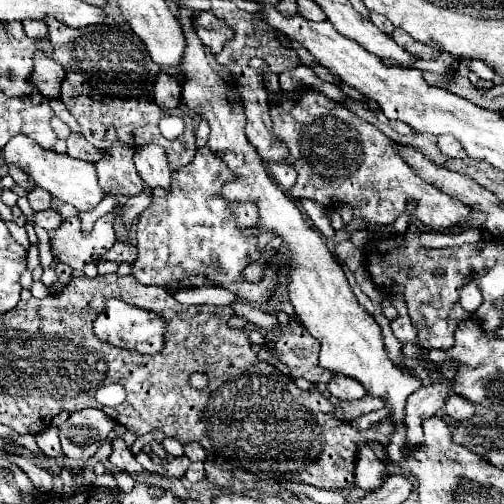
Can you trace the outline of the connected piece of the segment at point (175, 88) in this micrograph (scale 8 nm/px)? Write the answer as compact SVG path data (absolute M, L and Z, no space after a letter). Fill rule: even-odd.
M161 72L153 82L153 98L163 110L173 110L181 102L181 84L177 78Z

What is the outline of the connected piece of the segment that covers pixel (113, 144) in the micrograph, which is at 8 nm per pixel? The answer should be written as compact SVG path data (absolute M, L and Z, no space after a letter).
M113 130L105 134L105 140L109 142L109 148L105 148L101 160L95 162L99 186L113 196L137 196L143 190L143 182L133 166L135 150L117 140Z

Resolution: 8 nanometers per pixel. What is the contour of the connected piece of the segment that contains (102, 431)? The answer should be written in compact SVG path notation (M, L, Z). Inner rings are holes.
M85 408L73 412L69 420L59 428L61 448L65 456L75 460L89 460L95 456L99 446L107 440L109 432L117 422L109 418L103 410Z

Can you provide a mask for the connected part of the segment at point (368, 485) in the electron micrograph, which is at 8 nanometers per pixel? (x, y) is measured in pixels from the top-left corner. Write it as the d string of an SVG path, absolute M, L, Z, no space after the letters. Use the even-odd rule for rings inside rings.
M361 444L355 460L355 484L363 490L377 490L385 478L385 460L377 458L369 444Z

